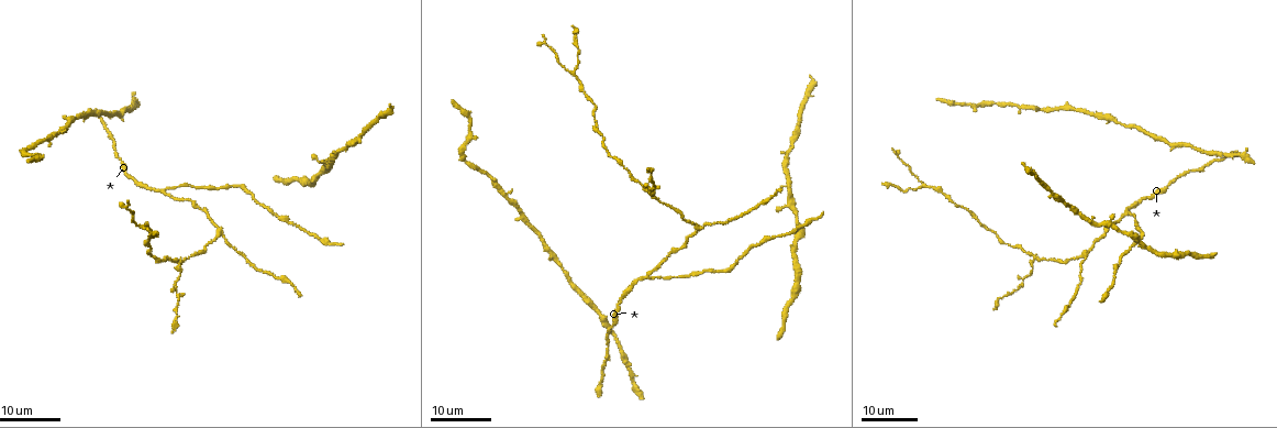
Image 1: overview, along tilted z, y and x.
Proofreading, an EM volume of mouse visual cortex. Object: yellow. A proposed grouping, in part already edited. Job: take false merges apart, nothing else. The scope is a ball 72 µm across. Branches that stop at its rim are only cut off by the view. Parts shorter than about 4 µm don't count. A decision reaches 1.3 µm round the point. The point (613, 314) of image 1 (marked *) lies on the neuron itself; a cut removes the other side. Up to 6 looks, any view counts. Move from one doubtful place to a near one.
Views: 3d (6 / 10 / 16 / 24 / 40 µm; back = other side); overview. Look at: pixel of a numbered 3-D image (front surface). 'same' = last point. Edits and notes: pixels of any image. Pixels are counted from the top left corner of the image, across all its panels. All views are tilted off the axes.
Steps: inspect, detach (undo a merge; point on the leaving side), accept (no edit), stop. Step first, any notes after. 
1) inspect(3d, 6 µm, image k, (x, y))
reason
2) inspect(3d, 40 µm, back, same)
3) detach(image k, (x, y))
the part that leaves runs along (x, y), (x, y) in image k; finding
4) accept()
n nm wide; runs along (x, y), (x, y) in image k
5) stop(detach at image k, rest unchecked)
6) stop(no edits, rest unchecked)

inspect(3d, 24 µm, image 1, (1034, 262))
arms run side by side

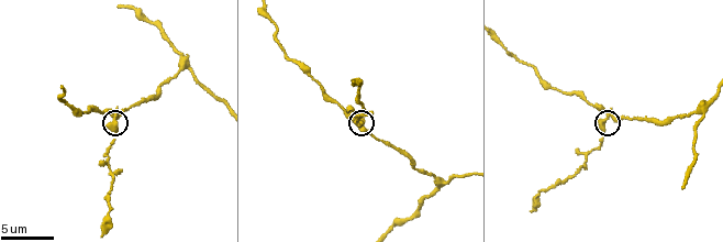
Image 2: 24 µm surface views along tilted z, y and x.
inspect(3d, 10 µm, image 2, (607, 120))

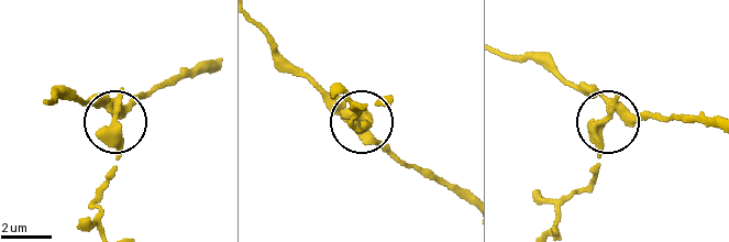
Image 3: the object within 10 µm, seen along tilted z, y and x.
detach(image 3, (102, 138))
side arm 15 µm; the part that leaves runs along (114, 105), (118, 161), (98, 199), (101, 227) in image 3; a second neuron is stuck on

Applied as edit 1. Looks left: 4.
inspect(3d, 16 µm, image 2, (441, 181))
two arms in line, one across

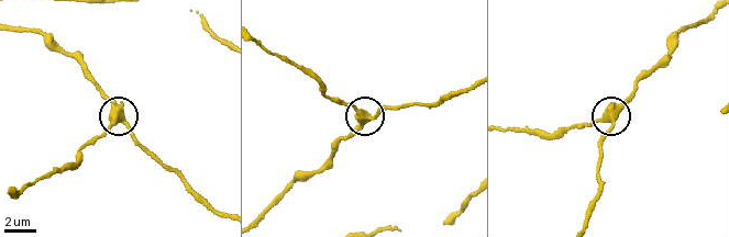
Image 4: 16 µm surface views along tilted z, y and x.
accept()
3 arms; continuous, no second neuron

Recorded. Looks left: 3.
inspect(3d, 24 µm, image 1, (574, 72))
three-way junction

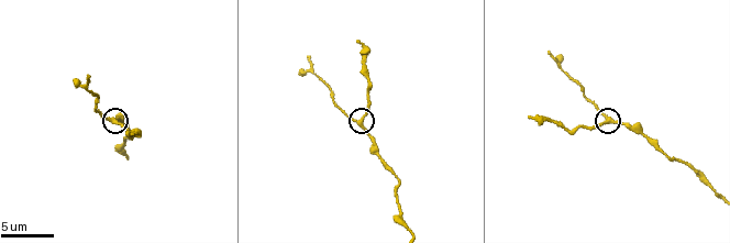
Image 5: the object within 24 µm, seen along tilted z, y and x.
inspect(3d, 10 µm, image 5, (115, 122))

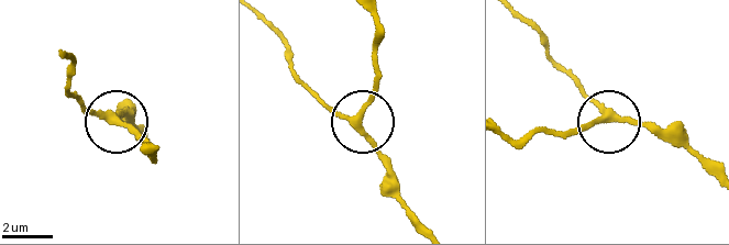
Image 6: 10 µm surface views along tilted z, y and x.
inspect(3d, 6 µm, image 6, (355, 117))
closer look

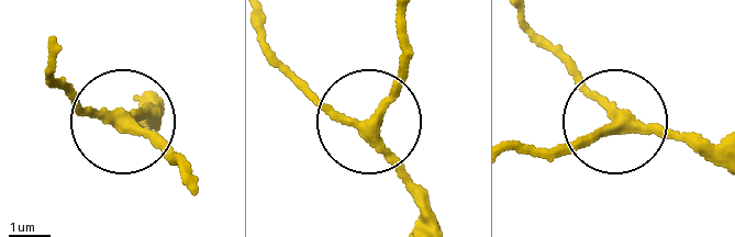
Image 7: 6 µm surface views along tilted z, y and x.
accept()
3 arms; one neuron here

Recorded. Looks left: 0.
stop(detach at image 3, rest unchecked)

